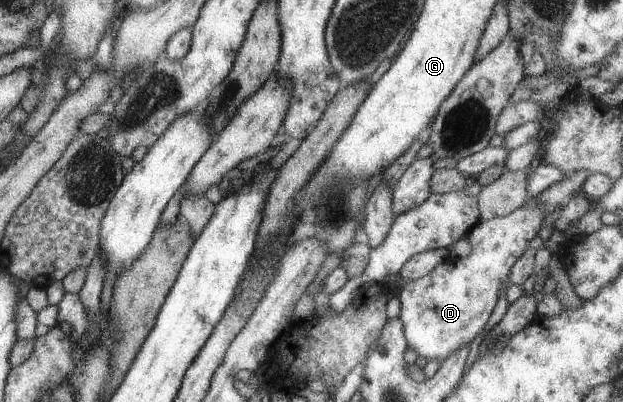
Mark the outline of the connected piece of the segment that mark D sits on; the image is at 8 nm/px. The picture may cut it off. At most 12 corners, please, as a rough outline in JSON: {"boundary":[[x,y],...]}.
{"boundary":[[536,198],[479,221],[470,255],[401,287],[408,348],[478,340],[546,217]]}

